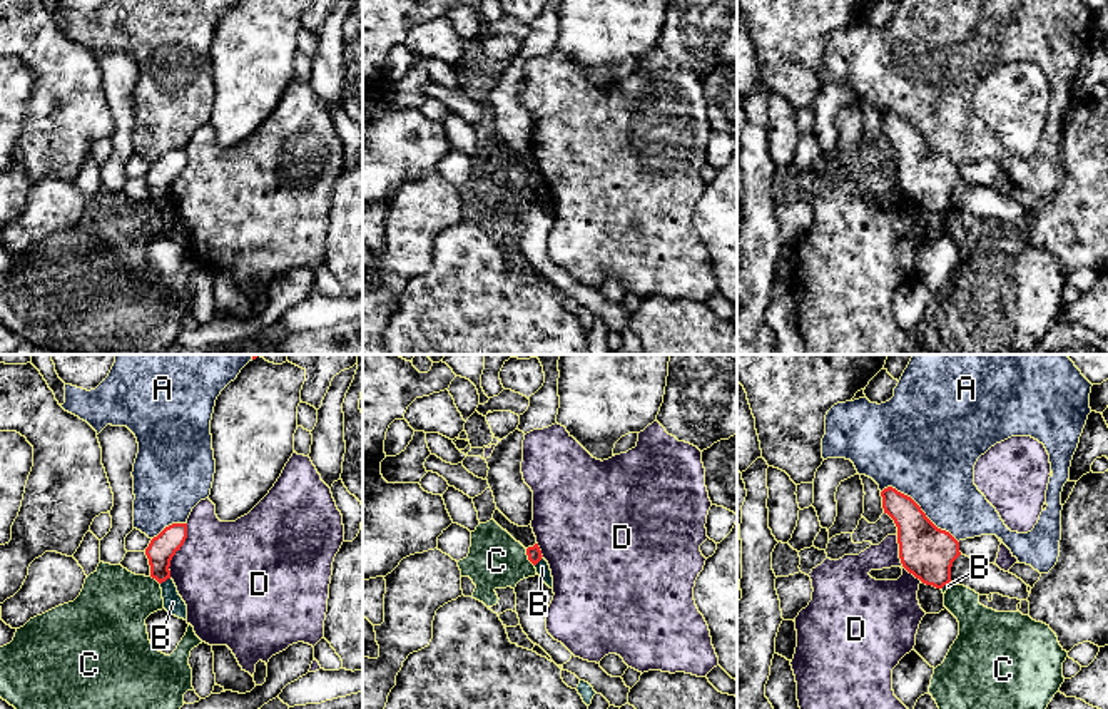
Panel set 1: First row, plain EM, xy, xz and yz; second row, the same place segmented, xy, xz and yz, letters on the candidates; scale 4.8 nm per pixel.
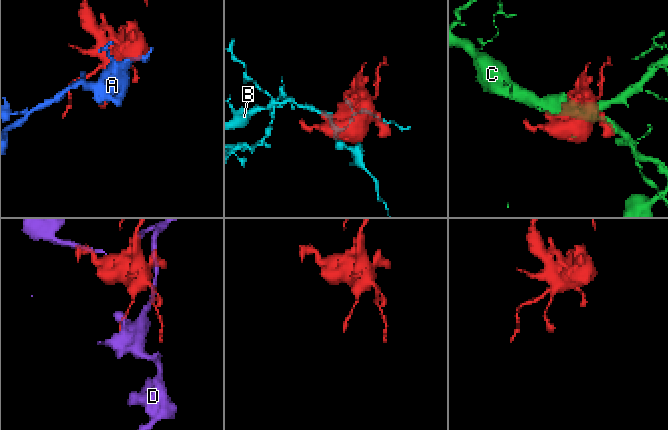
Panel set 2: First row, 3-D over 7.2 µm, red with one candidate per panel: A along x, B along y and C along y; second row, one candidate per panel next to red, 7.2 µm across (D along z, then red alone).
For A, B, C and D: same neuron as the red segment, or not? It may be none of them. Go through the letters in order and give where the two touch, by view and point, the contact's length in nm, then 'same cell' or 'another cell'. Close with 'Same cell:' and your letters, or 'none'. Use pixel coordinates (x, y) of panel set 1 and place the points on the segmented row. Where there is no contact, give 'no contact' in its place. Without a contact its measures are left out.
A: yz (919, 509) | 460 nm | another cell
B: xy (164, 581) | 60 nm | another cell
C: xz (528, 557) | 100 nm | another cell
D: xy (177, 549) | 280 nm | another cell
Same cell: none

